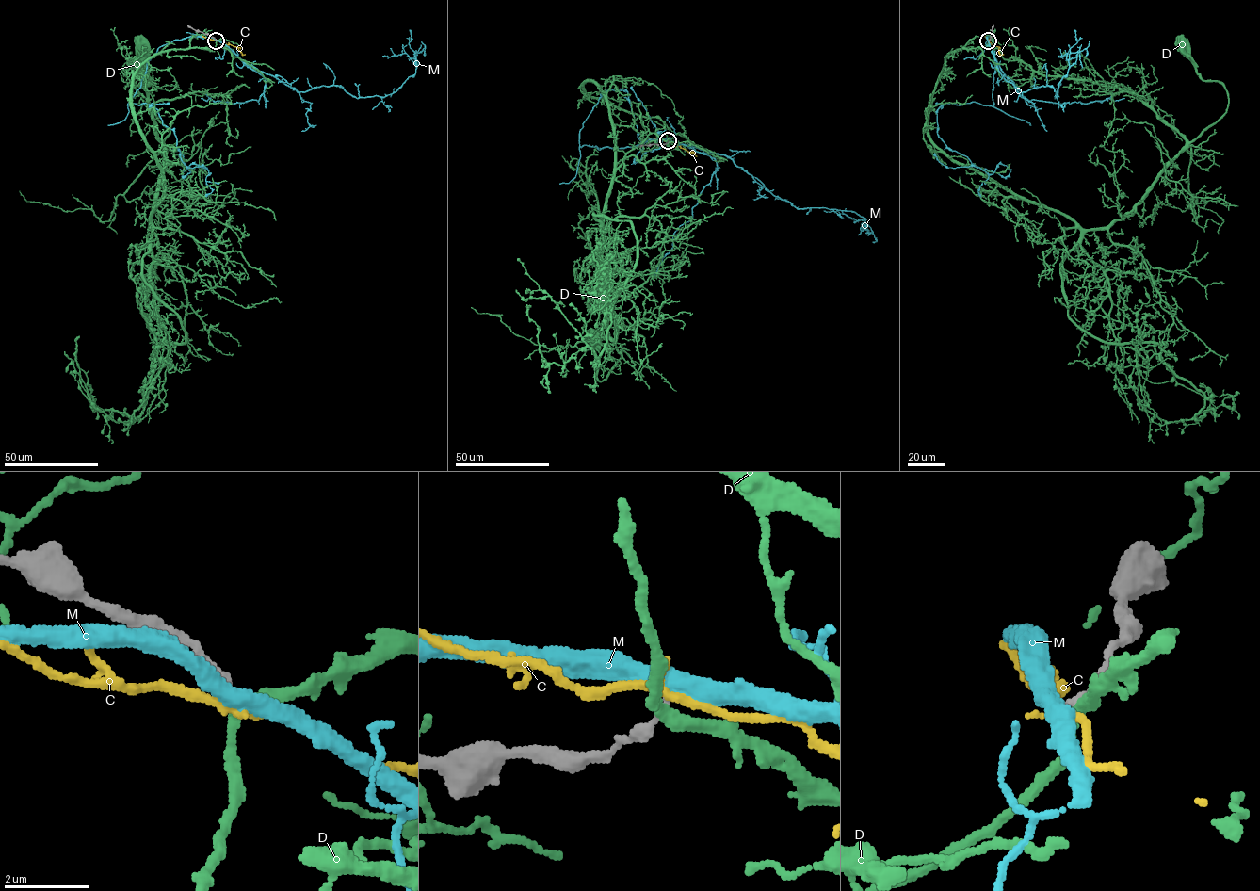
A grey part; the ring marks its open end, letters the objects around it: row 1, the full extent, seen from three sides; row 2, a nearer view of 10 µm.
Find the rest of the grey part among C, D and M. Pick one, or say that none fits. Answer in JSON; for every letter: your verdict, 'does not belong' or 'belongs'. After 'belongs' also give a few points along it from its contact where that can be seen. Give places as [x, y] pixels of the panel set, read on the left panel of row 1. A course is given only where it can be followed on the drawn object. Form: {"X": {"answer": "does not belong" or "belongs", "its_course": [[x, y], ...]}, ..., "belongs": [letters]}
{"C": {"answer": "belongs", "its_course": [[217, 40], [235, 46], [245, 54]]}, "D": {"answer": "does not belong"}, "M": {"answer": "does not belong"}, "belongs": ["C"]}

